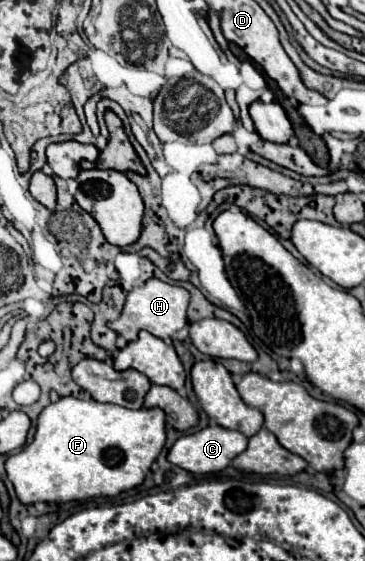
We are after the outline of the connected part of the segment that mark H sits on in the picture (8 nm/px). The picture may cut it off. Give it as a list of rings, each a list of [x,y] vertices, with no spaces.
[[[149,279],[145,281],[141,287],[133,289],[127,295],[125,307],[121,311],[121,315],[109,323],[109,327],[123,335],[127,341],[135,341],[137,333],[141,329],[153,333],[159,339],[167,339],[171,335],[175,335],[179,329],[183,329],[187,325],[187,305],[189,305],[189,293],[187,289],[179,287],[179,285],[169,285],[163,283],[161,279]]]

